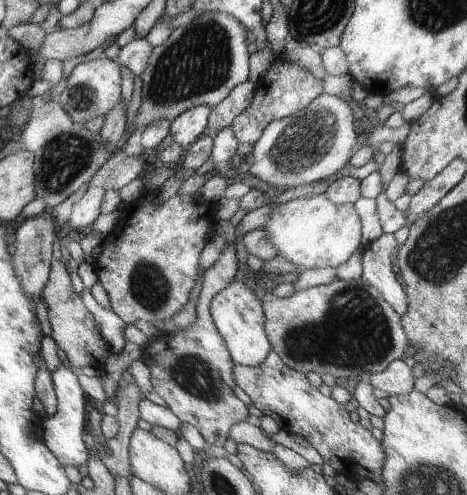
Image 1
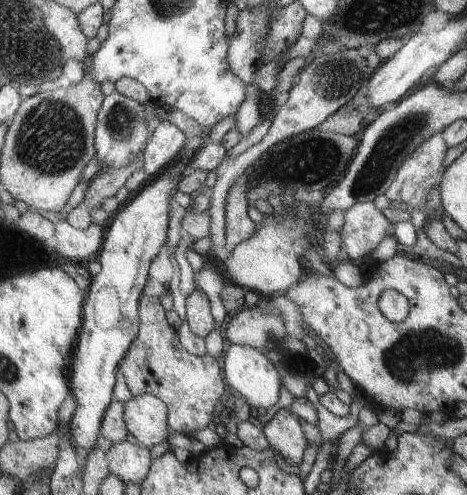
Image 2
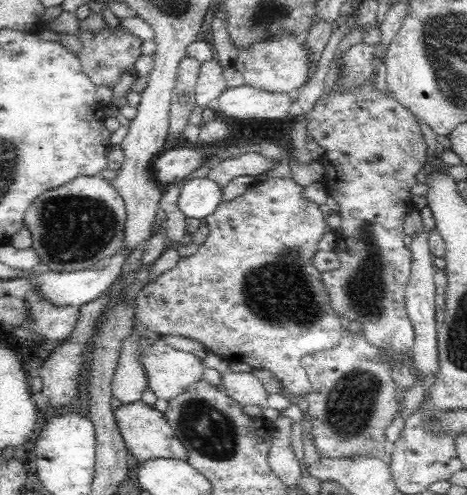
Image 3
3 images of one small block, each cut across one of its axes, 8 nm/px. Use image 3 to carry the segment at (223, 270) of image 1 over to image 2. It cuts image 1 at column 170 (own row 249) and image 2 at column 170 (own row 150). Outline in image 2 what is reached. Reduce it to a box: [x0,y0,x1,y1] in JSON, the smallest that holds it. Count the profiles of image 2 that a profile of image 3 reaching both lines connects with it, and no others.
[121,296,229,434]

